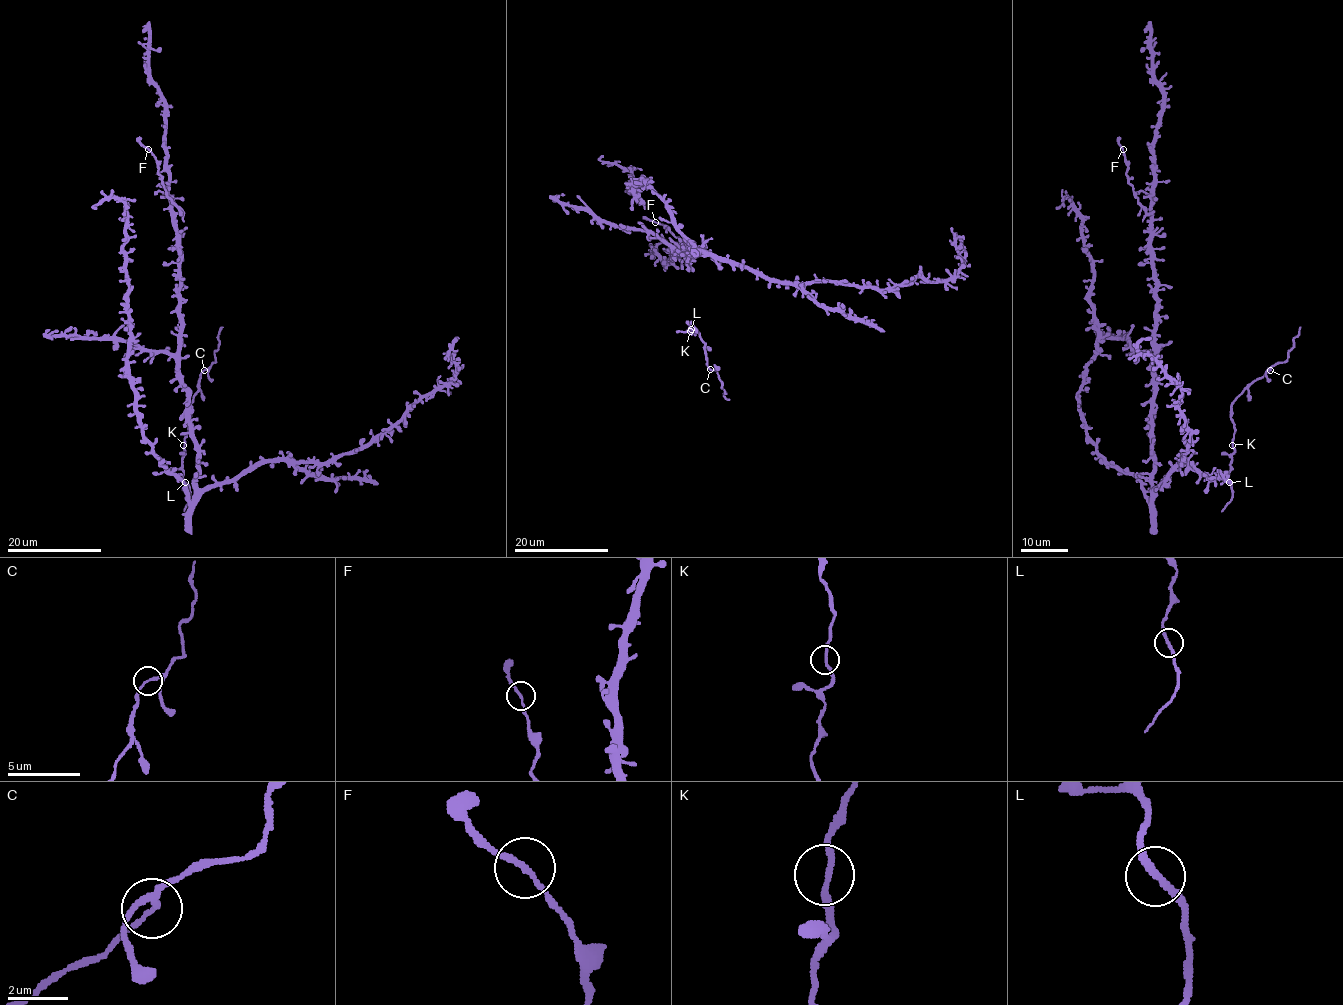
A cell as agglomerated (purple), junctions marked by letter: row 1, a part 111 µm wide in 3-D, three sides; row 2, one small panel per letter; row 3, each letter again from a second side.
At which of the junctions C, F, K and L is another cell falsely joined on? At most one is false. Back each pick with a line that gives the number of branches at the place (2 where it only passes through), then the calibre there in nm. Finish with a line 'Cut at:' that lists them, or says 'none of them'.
Cut at: none of them

